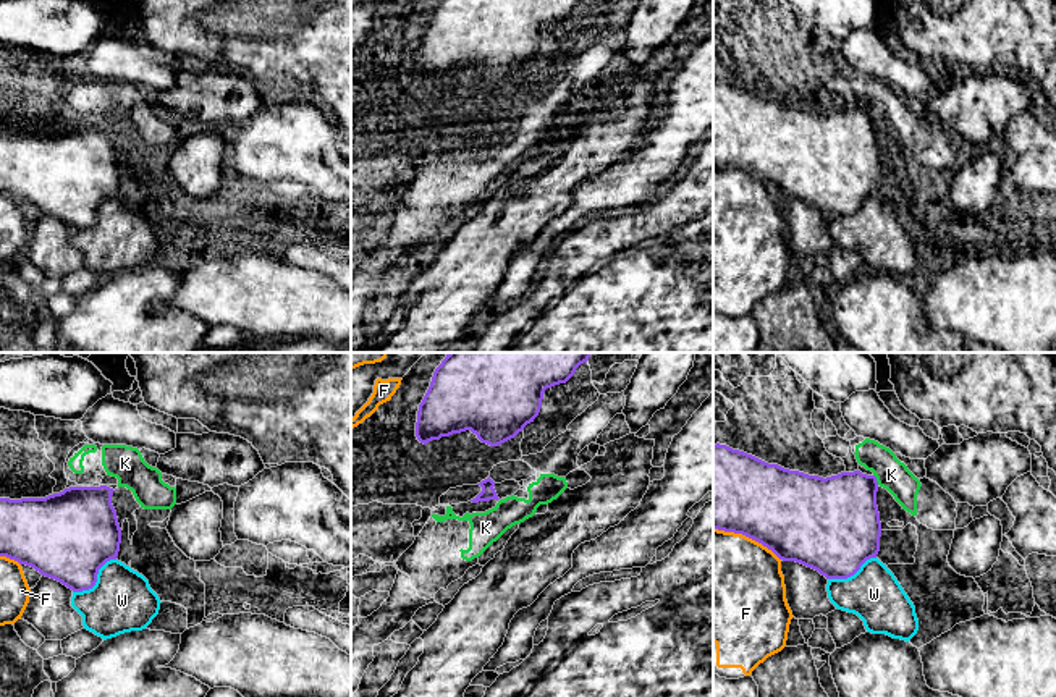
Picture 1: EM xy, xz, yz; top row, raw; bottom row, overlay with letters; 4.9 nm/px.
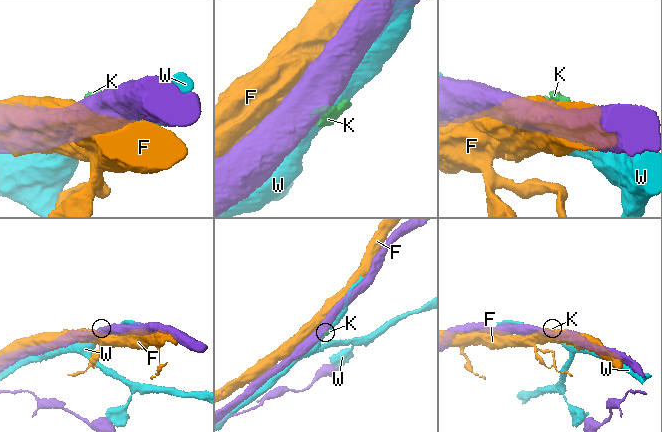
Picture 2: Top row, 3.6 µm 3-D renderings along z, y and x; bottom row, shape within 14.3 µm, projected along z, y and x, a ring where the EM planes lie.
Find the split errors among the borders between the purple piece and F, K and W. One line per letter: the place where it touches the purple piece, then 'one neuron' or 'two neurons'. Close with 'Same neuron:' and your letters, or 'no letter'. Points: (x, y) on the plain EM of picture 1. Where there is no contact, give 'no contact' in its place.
F: meets purple in yz at (747, 173); two neurons
K: meets purple in yz at (875, 117); two neurons
W: meets purple in xy at (96, 217); two neurons
Same neuron: no letter

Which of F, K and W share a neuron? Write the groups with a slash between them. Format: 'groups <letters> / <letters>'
groups F / K / W

